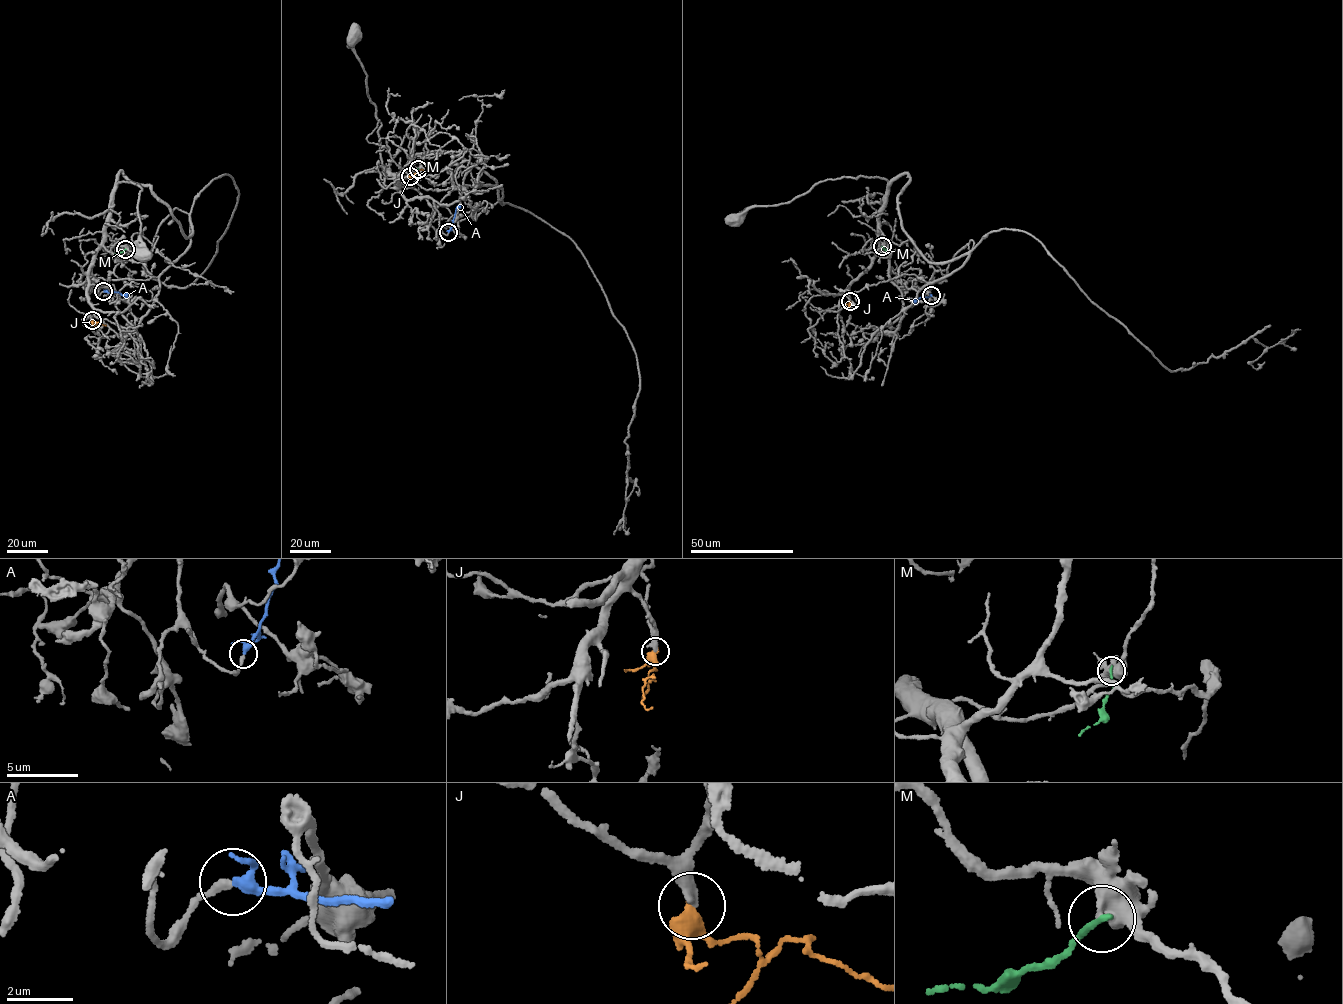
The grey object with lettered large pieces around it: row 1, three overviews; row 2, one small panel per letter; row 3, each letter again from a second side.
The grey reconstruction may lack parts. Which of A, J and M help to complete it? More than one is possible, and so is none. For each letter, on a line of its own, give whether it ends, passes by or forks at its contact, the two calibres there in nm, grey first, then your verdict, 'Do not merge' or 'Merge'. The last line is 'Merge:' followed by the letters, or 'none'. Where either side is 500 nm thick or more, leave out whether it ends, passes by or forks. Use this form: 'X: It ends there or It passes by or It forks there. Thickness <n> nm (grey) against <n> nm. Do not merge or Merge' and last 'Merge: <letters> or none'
A: It passes by. Thickness 240 nm (grey) against 260 nm. Merge
J: It passes by. Thickness 360 nm (grey) against 400 nm. Do not merge
M: Thickness 500 nm (grey) against 180 nm. Do not merge
Merge: A

